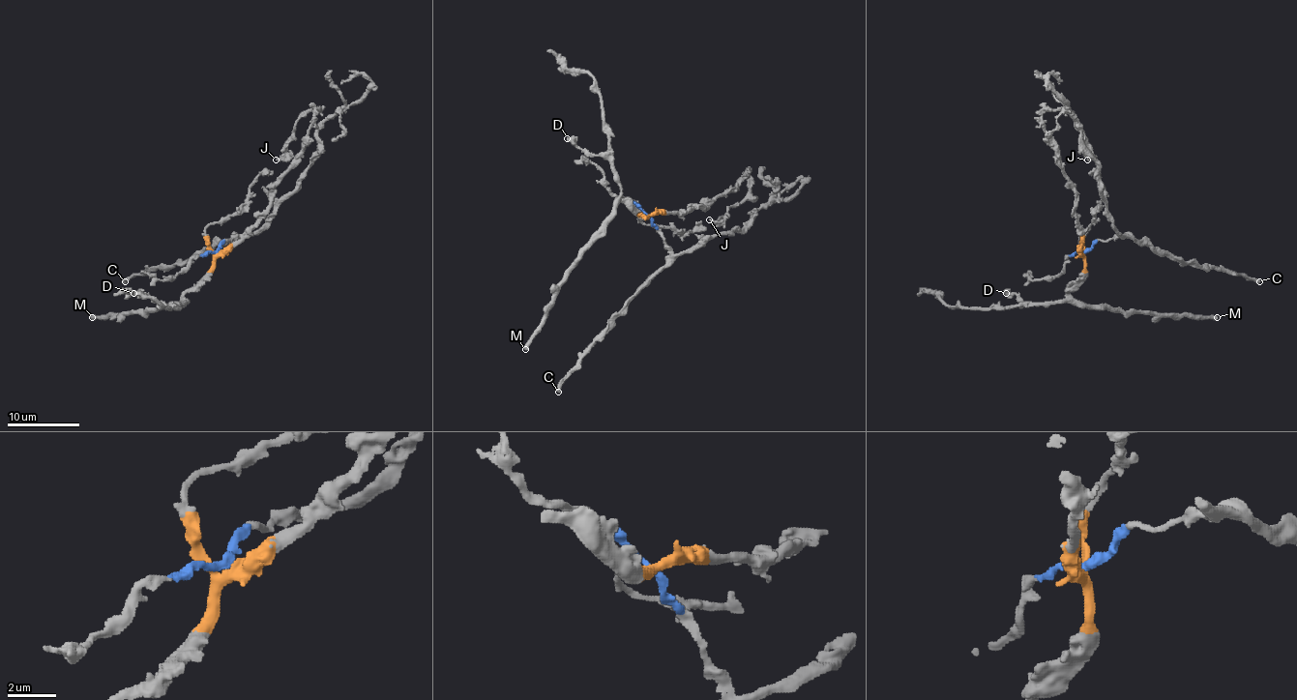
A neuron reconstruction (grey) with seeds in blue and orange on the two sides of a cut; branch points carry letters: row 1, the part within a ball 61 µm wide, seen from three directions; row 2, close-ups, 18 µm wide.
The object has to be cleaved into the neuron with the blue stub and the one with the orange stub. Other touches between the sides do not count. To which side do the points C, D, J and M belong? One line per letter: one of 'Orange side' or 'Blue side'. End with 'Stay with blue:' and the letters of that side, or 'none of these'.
C: Blue side
D: Orange side
J: Orange side
M: Orange side
Stay with blue: C

